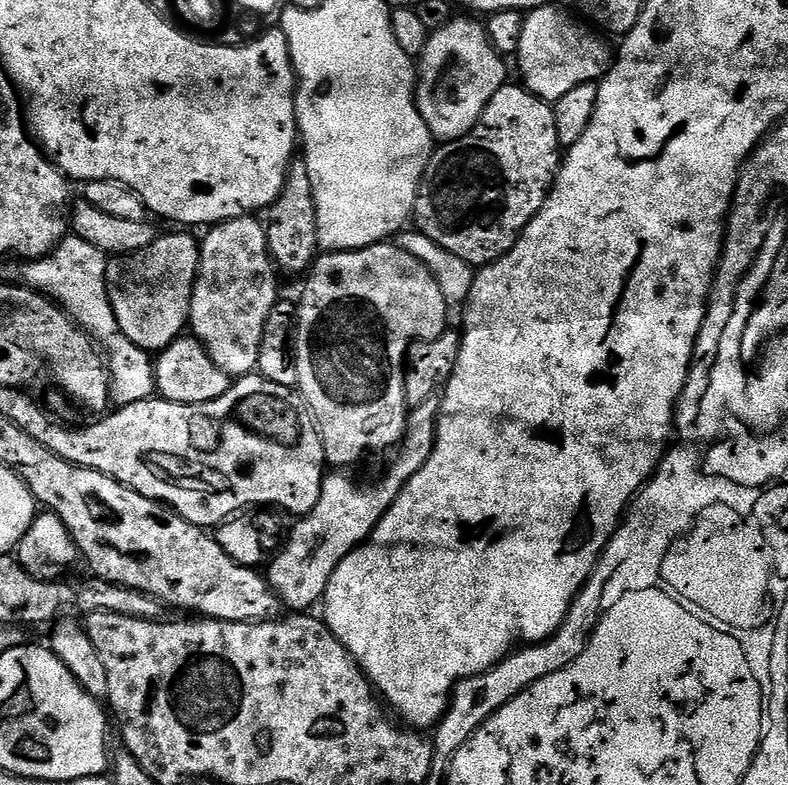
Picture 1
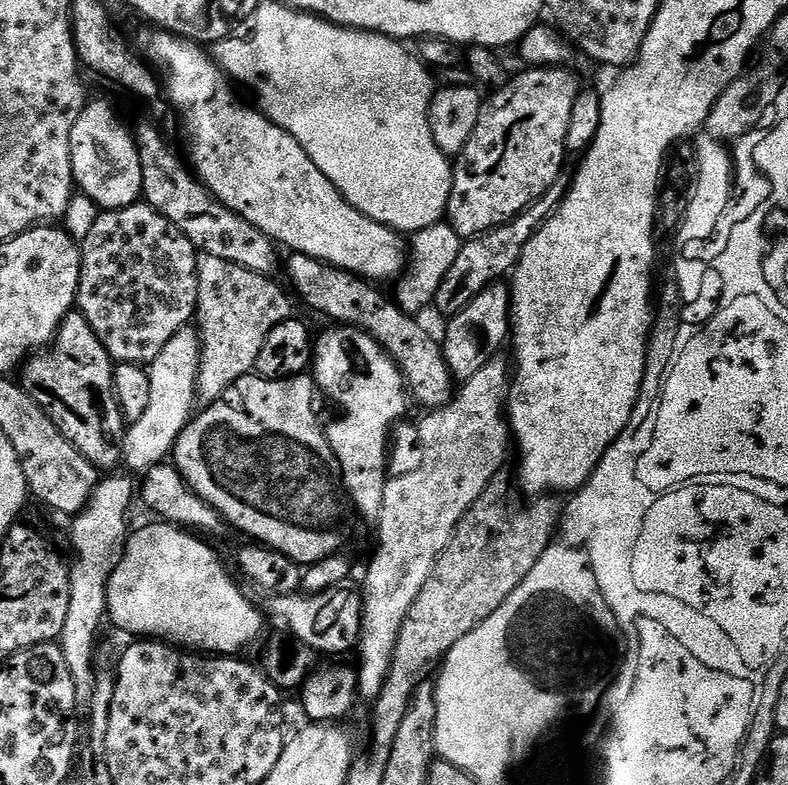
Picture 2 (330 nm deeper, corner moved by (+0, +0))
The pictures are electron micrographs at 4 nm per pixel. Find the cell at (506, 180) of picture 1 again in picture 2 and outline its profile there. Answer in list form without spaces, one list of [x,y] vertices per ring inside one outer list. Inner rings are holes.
[[[567,67],[533,68],[521,76],[509,79],[501,88],[495,89],[492,96],[483,101],[478,114],[478,126],[474,126],[474,134],[470,134],[470,142],[455,157],[452,170],[452,189],[448,199],[446,223],[459,234],[461,241],[473,240],[483,232],[494,230],[506,222],[510,222],[518,214],[522,214],[554,182],[559,180],[566,157],[566,130],[570,130],[570,113],[574,111],[576,95],[581,85],[576,85],[574,77],[568,73]]]

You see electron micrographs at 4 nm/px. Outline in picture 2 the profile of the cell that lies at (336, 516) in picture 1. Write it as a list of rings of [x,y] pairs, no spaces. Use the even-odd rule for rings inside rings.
[[[497,282],[486,286],[486,290],[472,299],[470,306],[466,306],[466,310],[458,310],[458,314],[454,314],[447,324],[448,329],[442,335],[446,366],[453,381],[463,382],[478,374],[486,362],[501,355],[500,347],[509,343],[512,327],[512,293],[509,285]]]

